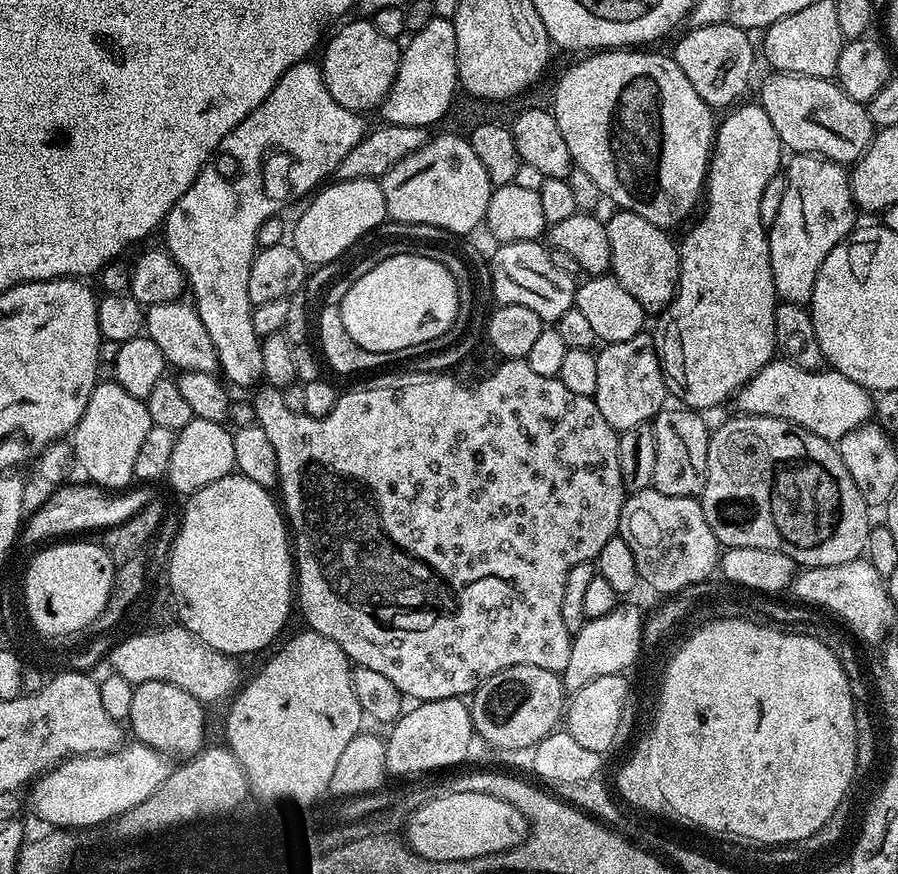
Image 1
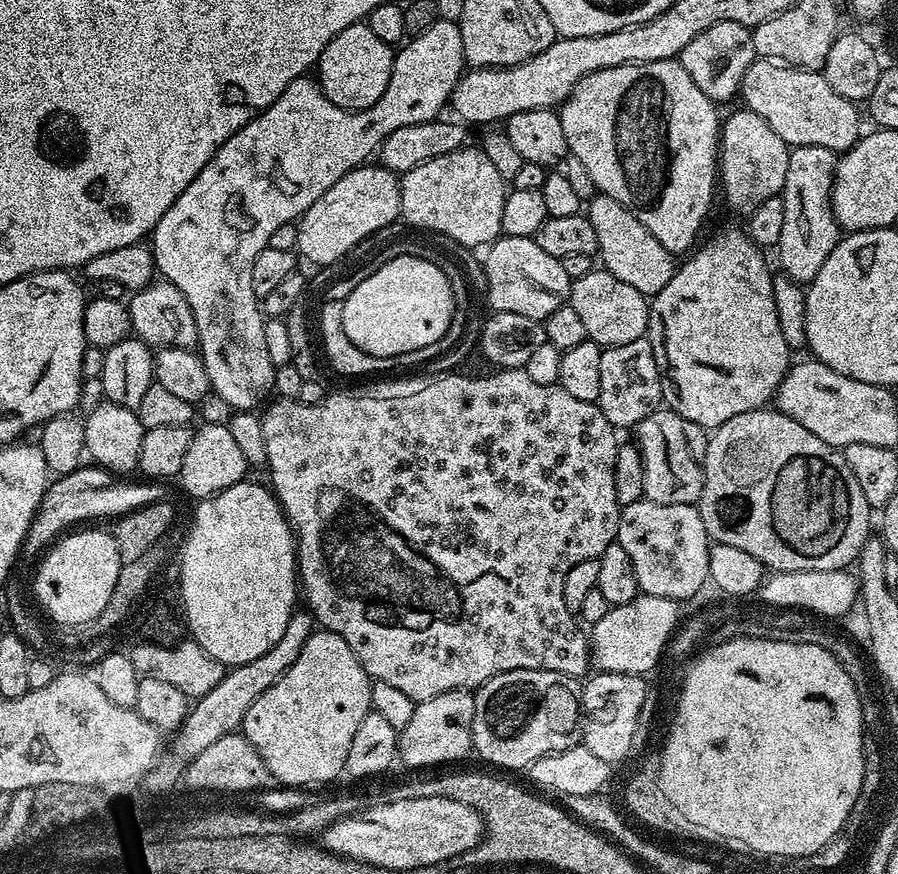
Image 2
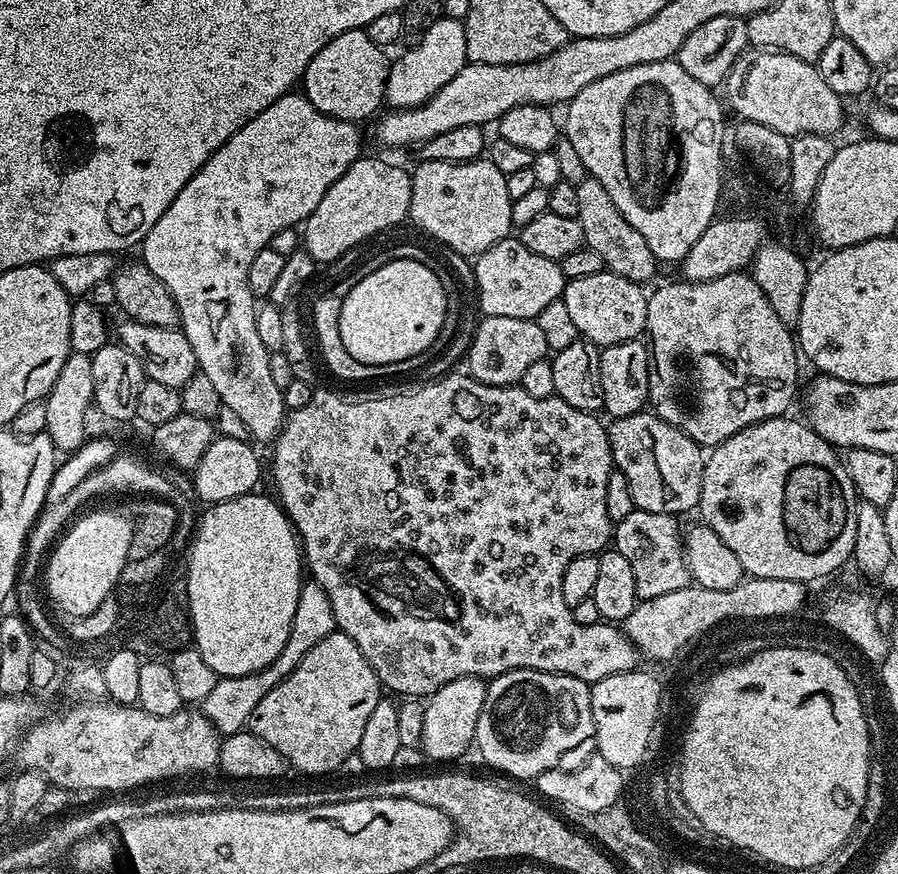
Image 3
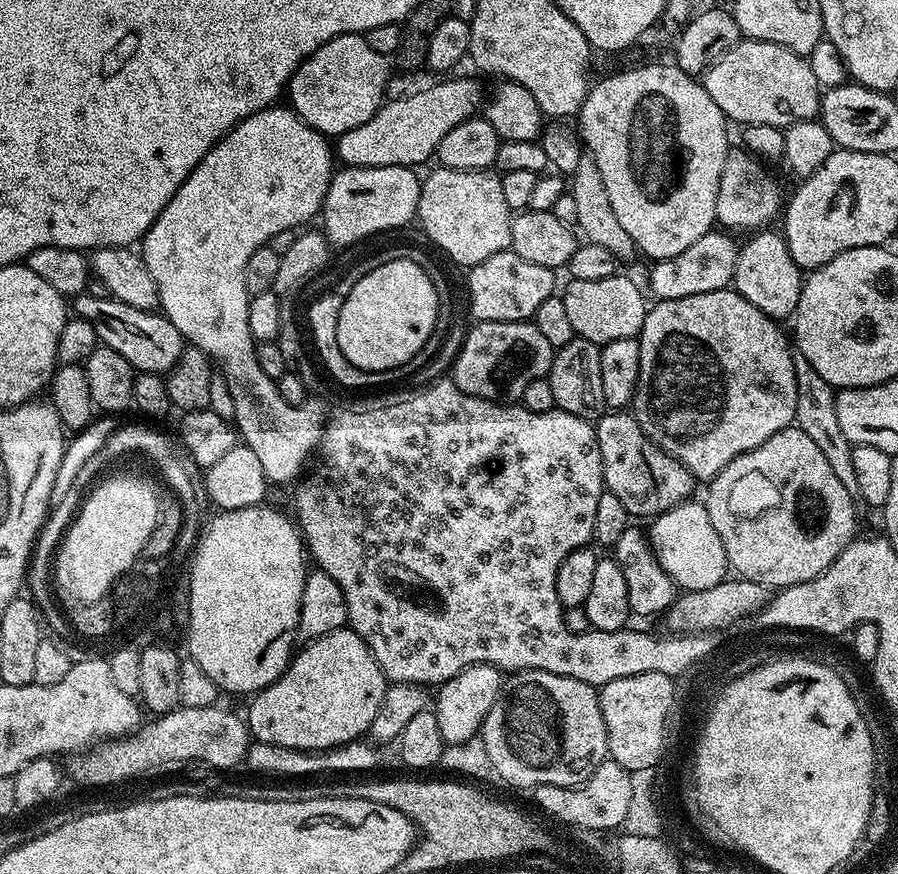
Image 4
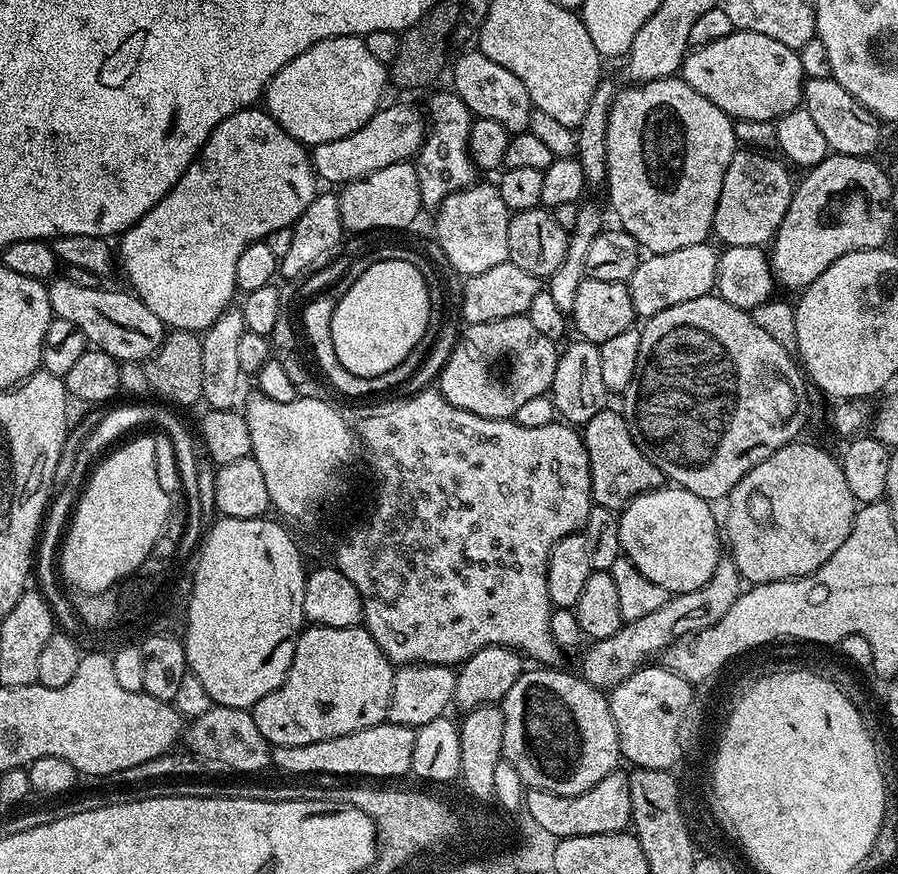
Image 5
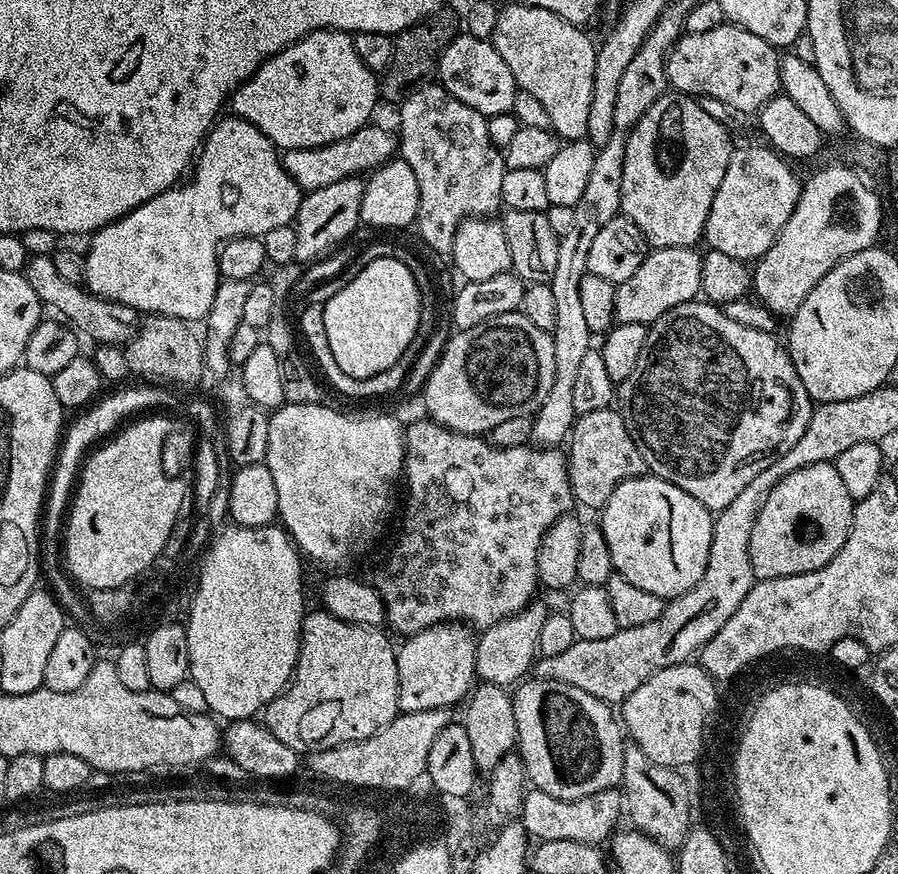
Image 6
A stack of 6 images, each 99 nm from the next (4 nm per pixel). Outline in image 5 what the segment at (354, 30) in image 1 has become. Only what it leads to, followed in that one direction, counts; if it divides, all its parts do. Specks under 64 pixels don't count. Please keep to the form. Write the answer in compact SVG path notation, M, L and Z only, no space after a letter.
M335 36L310 46L294 62L286 62L264 89L262 104L290 138L315 146L346 138L366 126L381 107L384 87L389 84L389 69L370 55L362 36Z

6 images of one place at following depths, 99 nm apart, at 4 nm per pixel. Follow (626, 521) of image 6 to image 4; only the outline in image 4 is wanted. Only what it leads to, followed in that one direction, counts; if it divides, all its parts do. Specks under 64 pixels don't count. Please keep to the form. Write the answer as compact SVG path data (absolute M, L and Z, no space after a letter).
M685 502L666 510L651 521L650 539L652 549L666 574L676 583L677 589L684 592L697 592L716 588L729 575L726 550L722 538L710 522L710 514L703 503Z

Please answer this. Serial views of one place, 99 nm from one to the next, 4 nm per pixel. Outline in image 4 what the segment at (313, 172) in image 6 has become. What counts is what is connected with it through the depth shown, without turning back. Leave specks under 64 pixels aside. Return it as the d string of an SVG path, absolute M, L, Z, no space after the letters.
M468 76L457 80L444 78L433 88L420 88L409 96L389 99L362 126L346 130L346 134L335 137L334 156L341 165L349 168L377 168L378 166L402 166L415 169L437 155L442 138L468 117L475 117L482 104L480 84Z

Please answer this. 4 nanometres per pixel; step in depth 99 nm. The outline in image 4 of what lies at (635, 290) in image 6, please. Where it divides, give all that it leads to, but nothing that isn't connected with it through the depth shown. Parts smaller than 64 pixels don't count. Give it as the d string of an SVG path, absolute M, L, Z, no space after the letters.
M713 230L698 238L694 246L674 254L674 258L657 260L651 265L652 273L648 276L646 288L653 292L656 300L690 298L690 294L710 294L710 290L722 290L733 283L738 244L731 240L724 230Z

